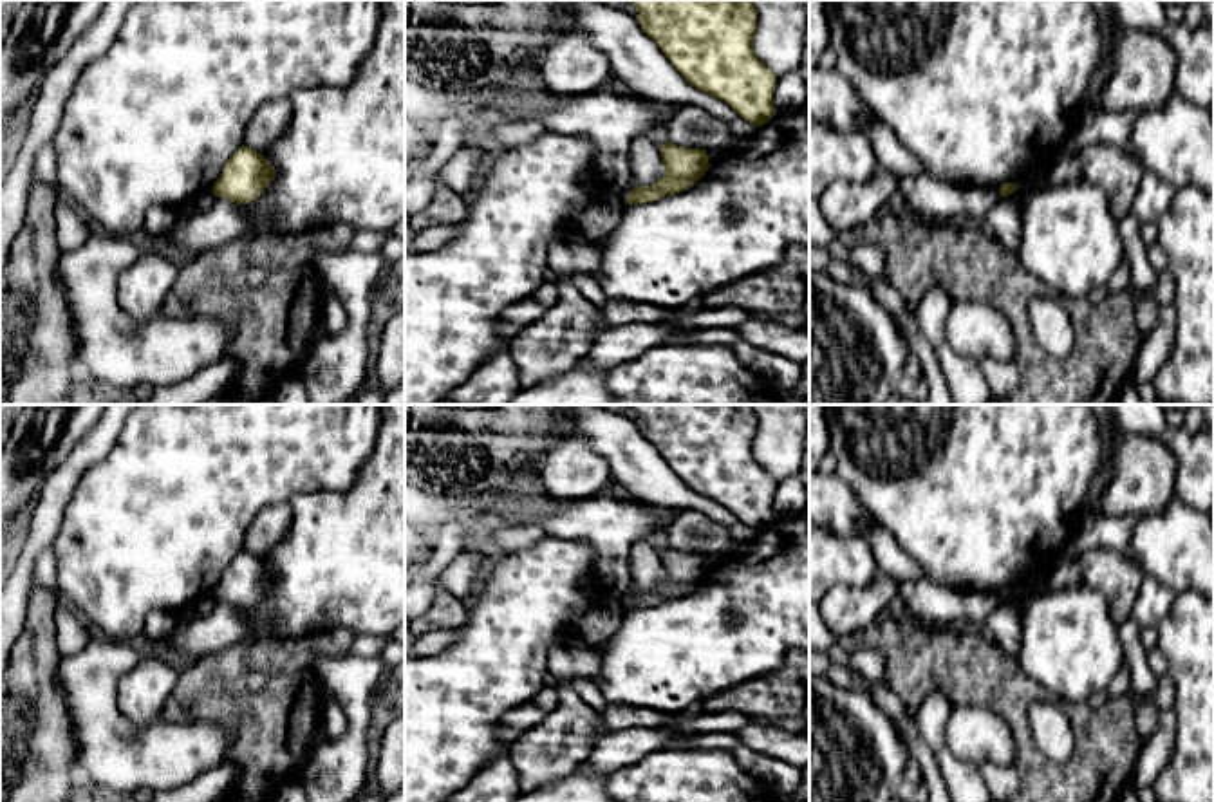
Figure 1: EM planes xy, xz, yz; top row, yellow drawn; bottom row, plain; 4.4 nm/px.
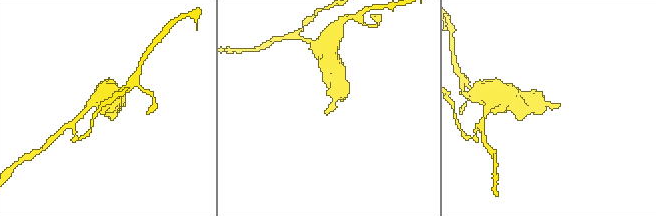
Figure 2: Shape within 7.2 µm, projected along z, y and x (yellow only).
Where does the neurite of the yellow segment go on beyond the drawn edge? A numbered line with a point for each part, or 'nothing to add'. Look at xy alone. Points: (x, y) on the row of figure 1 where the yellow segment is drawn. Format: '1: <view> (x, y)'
nothing to add

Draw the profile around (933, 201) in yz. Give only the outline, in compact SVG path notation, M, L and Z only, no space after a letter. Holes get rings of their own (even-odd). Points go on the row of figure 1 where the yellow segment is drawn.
M927 175L900 177L900 193L909 210L925 222L985 222L1003 197L995 188L952 186Z

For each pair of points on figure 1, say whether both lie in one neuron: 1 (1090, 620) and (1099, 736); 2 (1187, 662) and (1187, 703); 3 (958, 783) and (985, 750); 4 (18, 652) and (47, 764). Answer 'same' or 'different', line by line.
1: different
2: same
3: different
4: same

